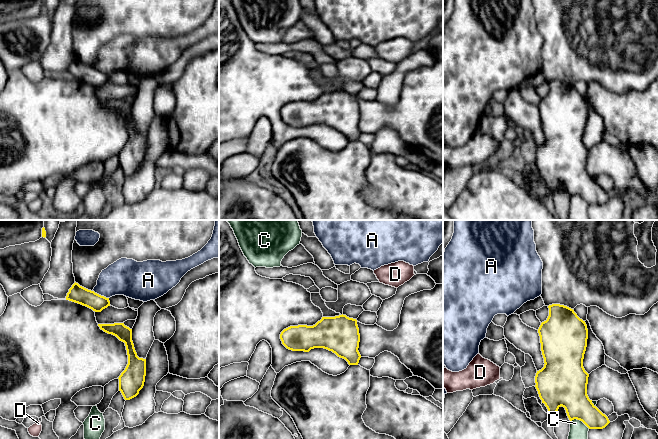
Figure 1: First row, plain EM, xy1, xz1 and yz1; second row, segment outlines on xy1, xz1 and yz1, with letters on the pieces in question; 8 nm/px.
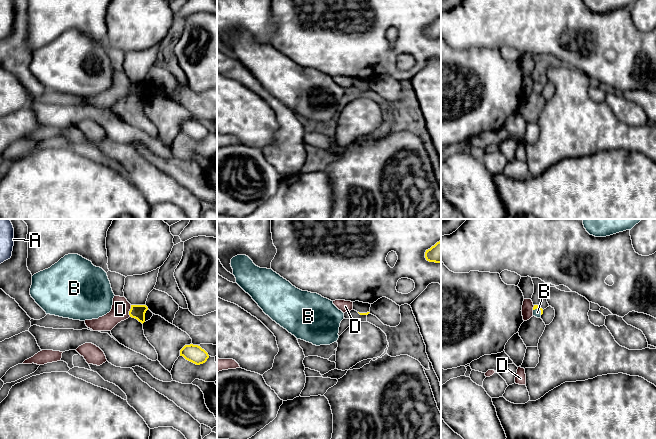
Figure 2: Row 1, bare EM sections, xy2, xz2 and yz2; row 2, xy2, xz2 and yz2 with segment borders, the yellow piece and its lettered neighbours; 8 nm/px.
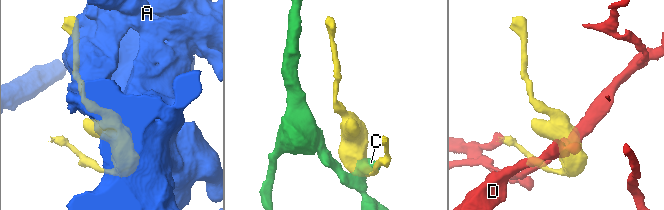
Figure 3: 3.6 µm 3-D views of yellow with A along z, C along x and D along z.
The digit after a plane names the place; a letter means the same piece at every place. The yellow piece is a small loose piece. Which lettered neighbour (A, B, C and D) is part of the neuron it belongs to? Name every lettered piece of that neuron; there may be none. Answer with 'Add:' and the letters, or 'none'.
Add: B

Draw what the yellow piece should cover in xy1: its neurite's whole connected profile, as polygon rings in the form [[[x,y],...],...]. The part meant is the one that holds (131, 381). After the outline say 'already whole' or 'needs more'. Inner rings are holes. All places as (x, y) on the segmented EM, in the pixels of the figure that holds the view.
[[[124,323],[98,324],[101,330],[116,336],[125,343],[128,364],[119,376],[119,391],[125,400],[130,400],[139,394],[143,388],[146,376],[146,359],[139,358],[132,341],[132,329]]]; already whole

